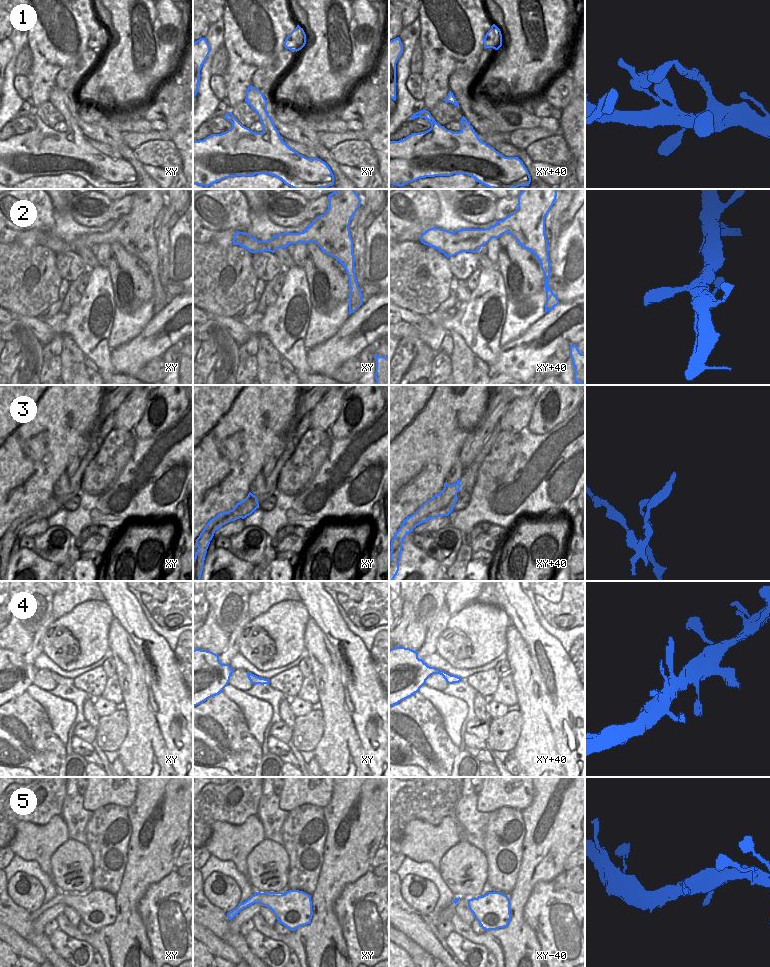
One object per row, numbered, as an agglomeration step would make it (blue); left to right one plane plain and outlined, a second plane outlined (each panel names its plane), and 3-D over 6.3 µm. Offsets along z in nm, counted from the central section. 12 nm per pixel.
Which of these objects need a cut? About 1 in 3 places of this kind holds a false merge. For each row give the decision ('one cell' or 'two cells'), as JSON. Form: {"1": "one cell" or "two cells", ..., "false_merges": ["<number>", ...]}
{"1": "one cell", "2": "one cell", "3": "two cells", "4": "one cell", "5": "one cell", "false_merges": ["3"]}

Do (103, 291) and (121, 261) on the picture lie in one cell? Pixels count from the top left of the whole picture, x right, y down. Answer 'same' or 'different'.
different

